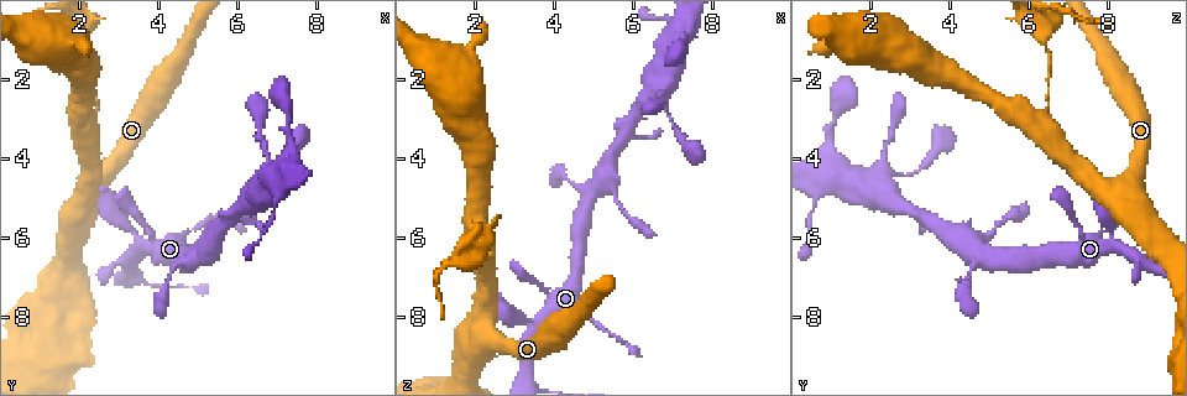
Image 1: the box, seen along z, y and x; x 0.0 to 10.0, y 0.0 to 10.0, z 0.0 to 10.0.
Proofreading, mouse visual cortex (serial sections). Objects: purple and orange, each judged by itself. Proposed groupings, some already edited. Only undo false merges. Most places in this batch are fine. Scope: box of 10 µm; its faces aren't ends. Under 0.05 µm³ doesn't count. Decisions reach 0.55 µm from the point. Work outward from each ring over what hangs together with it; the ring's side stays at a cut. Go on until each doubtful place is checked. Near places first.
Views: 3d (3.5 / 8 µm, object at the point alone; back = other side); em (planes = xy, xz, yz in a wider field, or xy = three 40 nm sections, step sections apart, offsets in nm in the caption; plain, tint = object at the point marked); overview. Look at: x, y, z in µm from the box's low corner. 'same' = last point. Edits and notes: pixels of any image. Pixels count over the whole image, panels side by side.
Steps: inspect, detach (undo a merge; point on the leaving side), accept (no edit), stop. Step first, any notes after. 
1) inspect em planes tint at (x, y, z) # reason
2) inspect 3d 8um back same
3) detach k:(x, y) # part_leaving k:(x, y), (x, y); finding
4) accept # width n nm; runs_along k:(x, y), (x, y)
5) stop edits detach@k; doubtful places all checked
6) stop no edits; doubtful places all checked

inspect 3d 3.5um at (2.35, 3.00, 6.35) # three-way junction

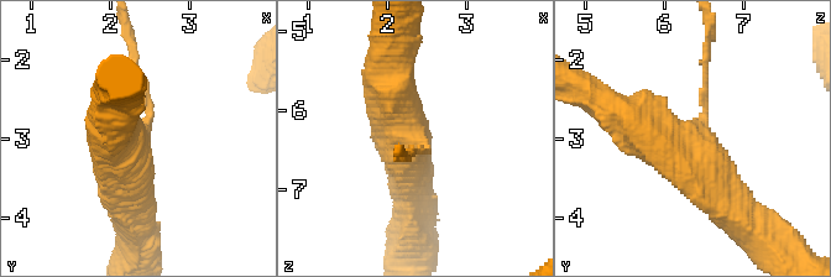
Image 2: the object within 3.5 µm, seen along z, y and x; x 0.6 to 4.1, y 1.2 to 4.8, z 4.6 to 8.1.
inspect em xy step 3 tint at (2.35, 2.90, 6.35) # arms 3; arm_widths 100, 500, 600 nm; need the tissue

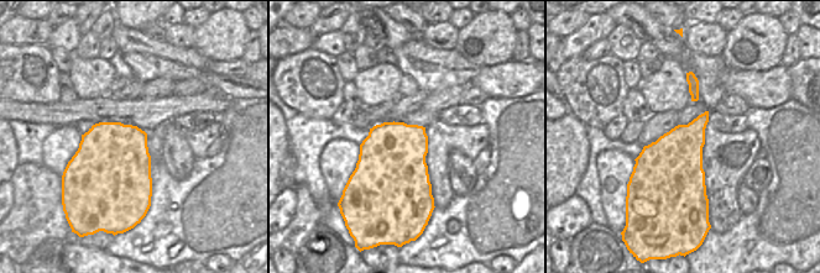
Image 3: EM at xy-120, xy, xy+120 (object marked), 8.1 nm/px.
inspect em xy step 2 tint same

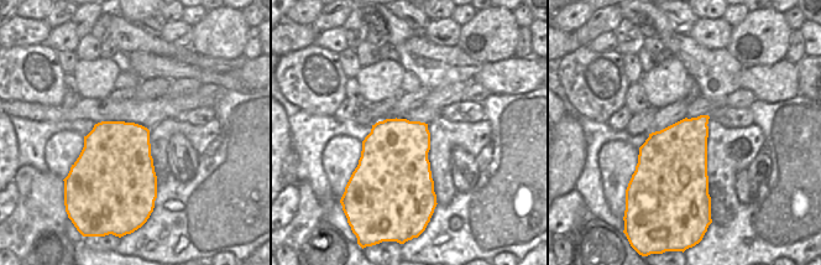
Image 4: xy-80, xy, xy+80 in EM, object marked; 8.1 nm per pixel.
accept # runs_along 2:(738, 214), (673, 142), (615, 111); continuous, no second cell

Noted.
inspect 3d 3.5um at (2.30, 2.05, 6.45) # narrows sharply

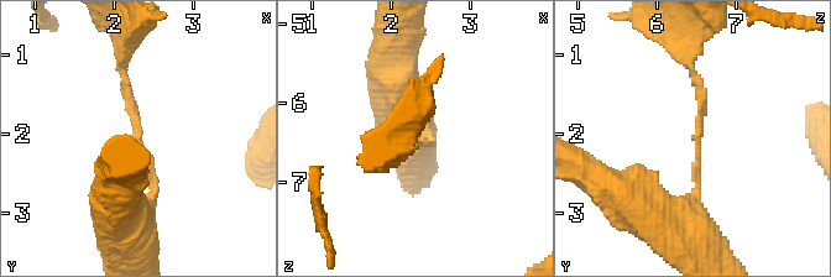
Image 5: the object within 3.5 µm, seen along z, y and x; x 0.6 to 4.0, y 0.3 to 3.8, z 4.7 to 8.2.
inspect em xy step 3 plain at (2.30, 2.05, 6.50) # arm_widths 150, 200 nm

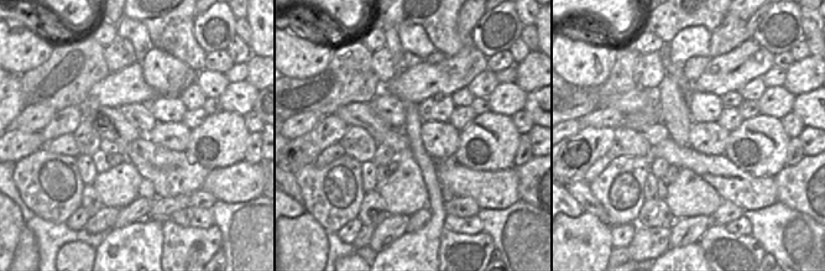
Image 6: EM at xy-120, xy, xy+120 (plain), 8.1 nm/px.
inspect em xy step 3 tint same

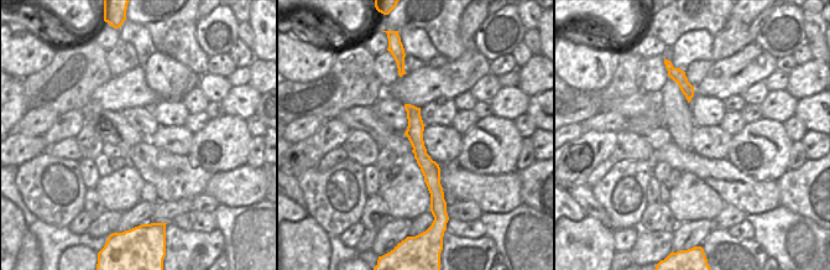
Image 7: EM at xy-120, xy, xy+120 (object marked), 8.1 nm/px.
accept # runs_along 5:(674, 229), (696, 194), (703, 95), (690, 64); all the same cell

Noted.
inspect 3d 3.5um at (2.20, 0.75, 6.35)

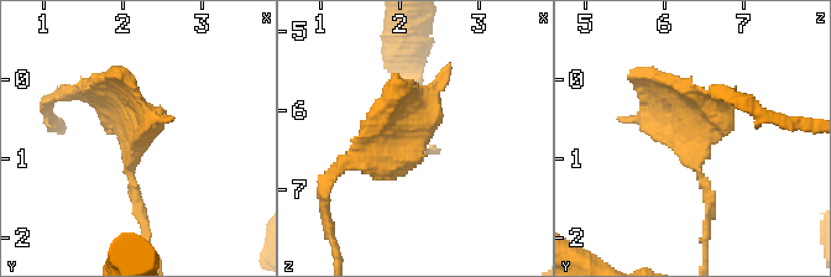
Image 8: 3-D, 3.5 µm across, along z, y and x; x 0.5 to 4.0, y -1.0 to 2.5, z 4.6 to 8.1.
inspect em planes tint at (2.20, 0.80, 6.40) # need the tissue

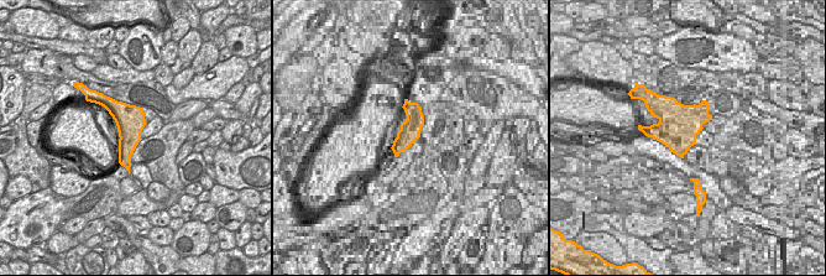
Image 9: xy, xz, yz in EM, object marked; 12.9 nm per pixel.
accept # runs_along 8:(145, 218), (129, 172), (136, 126), (88, 95); continuous, no second cell

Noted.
stop no edits; doubtful places all checked

